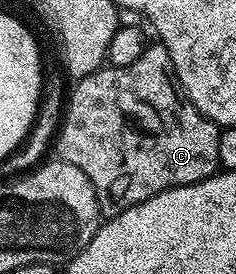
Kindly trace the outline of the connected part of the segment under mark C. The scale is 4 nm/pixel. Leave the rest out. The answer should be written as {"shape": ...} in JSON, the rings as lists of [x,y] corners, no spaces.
{"shape":[[[144,49],[132,65],[124,65],[123,68],[103,65],[98,71],[77,80],[73,86],[74,92],[71,95],[69,92],[56,136],[57,158],[68,165],[76,165],[76,169],[92,181],[103,220],[115,219],[120,213],[168,189],[199,183],[218,174],[220,128],[204,117],[196,105],[192,105],[180,85],[180,77],[176,77],[172,57],[164,53],[149,55]]]}

